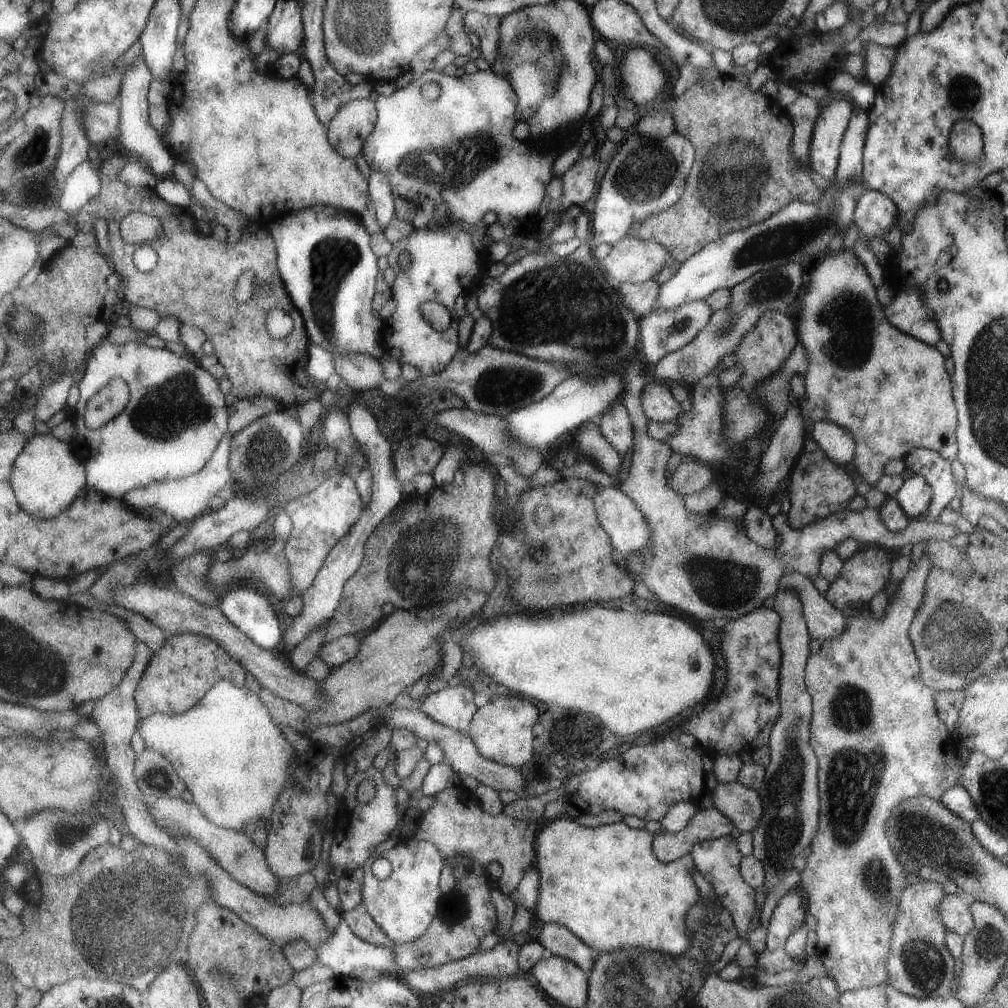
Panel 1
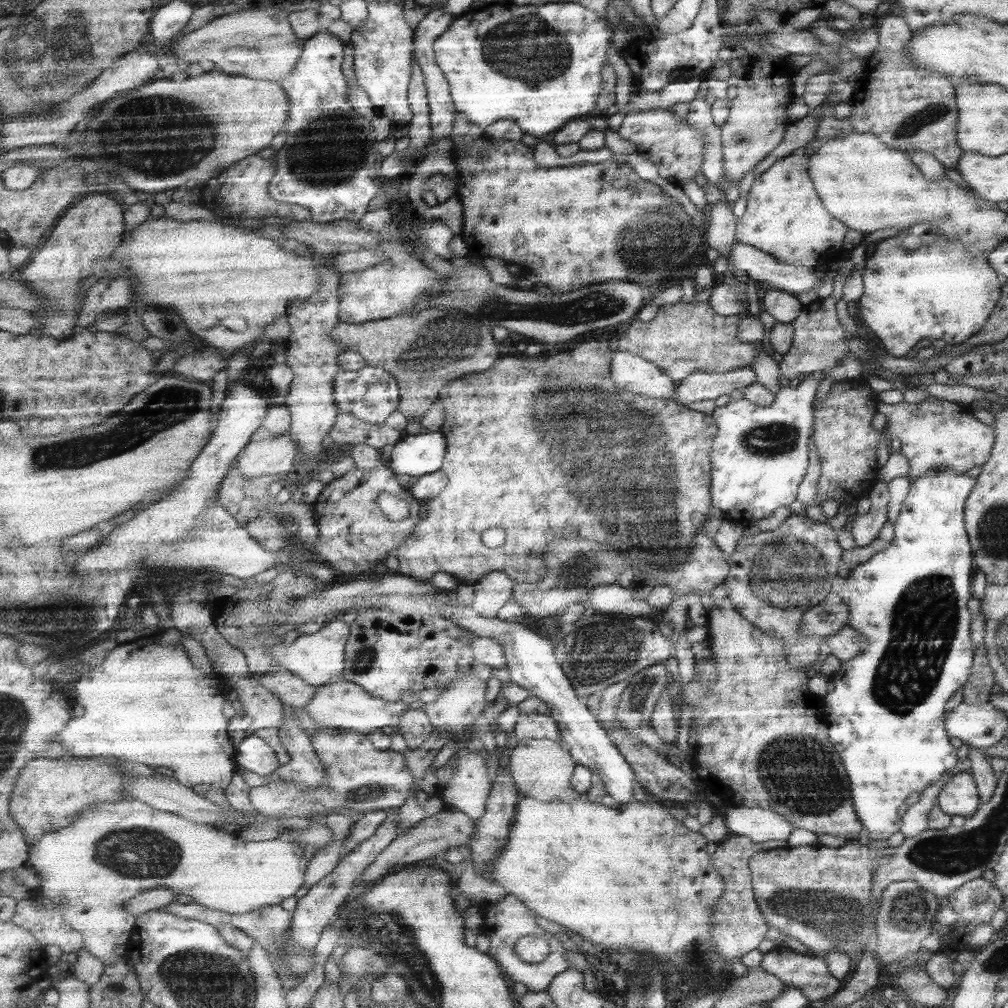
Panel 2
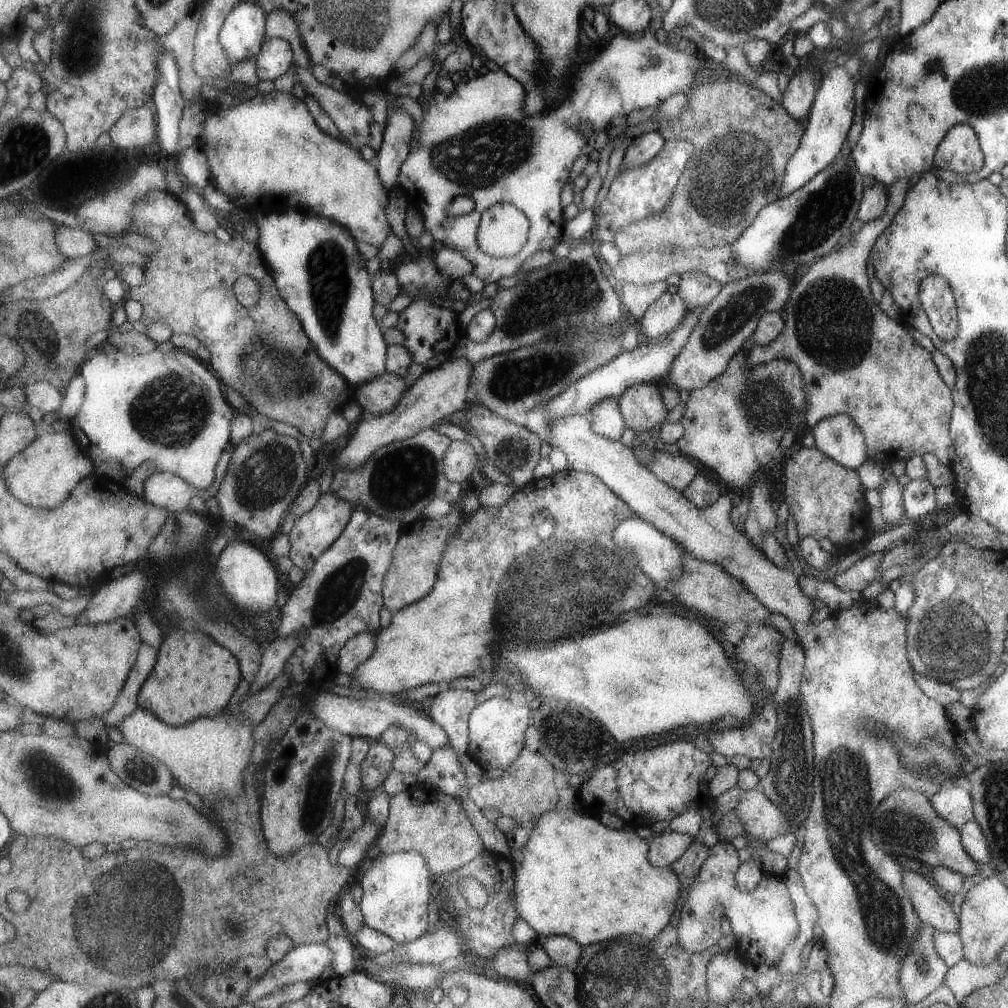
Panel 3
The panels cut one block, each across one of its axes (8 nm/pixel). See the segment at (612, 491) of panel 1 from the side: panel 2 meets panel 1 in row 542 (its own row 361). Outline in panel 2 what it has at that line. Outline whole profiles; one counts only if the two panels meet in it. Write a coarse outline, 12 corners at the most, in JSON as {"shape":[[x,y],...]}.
{"shape":[[615,352],[621,392],[673,400],[679,388],[661,366]]}

